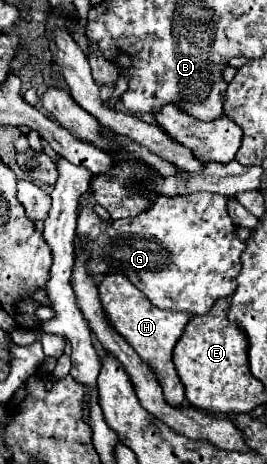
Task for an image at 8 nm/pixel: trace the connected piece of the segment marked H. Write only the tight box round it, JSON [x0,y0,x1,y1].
[99,273,191,407]

